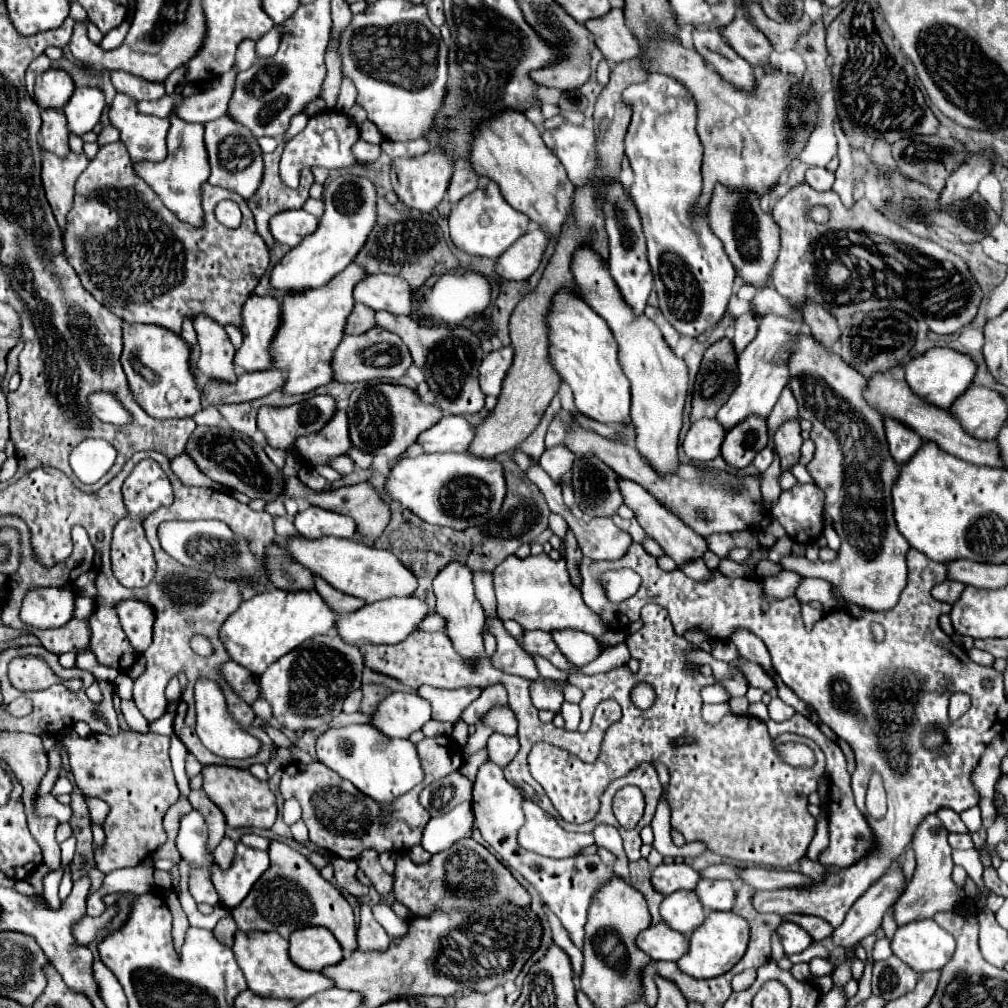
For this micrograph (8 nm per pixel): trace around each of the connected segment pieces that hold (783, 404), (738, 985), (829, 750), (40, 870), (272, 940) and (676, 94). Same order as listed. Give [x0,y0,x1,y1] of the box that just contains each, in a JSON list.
[[767,386,799,449],[733,969,755,991],[767,713,873,867],[27,865,49,895],[233,929,333,1001],[623,73,735,337]]

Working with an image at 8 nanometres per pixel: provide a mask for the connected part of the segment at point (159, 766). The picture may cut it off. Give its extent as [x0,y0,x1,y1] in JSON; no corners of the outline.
[57,727,179,873]

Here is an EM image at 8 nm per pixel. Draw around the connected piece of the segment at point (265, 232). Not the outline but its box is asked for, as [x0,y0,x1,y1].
[247,139,314,247]

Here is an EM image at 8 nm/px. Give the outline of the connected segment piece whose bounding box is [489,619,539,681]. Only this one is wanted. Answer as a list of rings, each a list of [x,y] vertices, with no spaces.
[[[491,619],[489,629],[493,631],[493,635],[497,639],[497,649],[491,655],[493,667],[510,675],[524,677],[530,681],[537,680],[539,671],[537,671],[533,659],[527,653],[523,653],[523,647],[503,629],[501,619]]]

